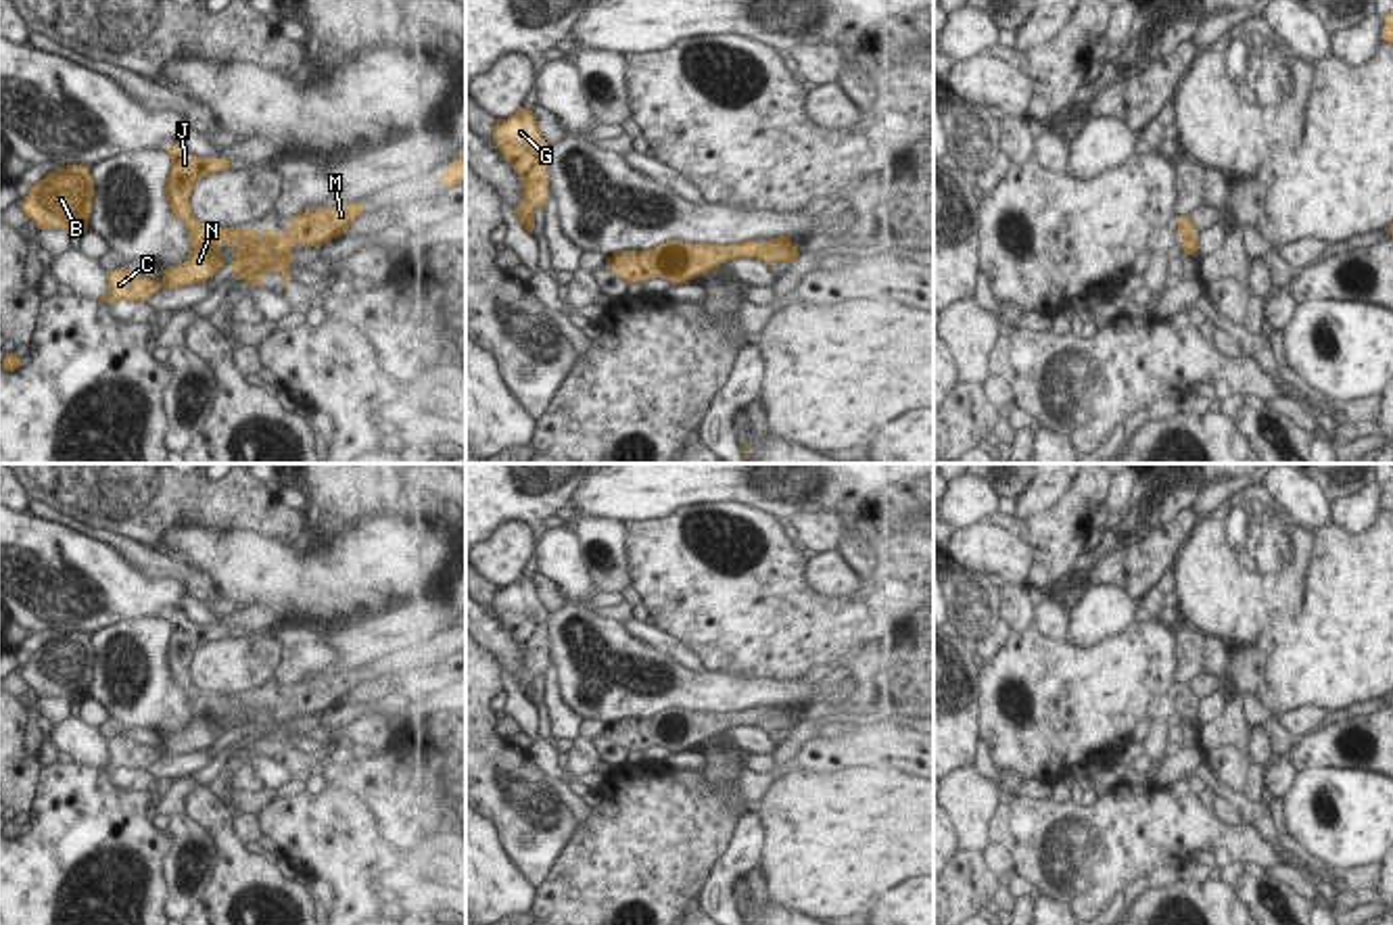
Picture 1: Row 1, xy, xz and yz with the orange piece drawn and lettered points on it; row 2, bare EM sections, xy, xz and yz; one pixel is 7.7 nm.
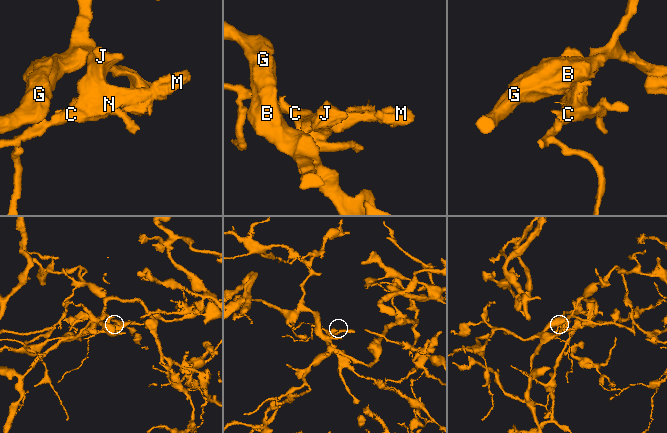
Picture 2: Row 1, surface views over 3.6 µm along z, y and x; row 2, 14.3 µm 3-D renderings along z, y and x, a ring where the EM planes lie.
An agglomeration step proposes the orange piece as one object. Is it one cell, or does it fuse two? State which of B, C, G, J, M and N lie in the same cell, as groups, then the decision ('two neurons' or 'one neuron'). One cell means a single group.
groups B C G J M N; one neuron

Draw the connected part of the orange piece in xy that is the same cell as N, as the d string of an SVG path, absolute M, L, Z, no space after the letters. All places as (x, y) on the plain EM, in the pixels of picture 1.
M178 610L167 616L171 637L167 643L167 670L171 683L178 685L190 704L190 722L180 735L161 737L163 750L136 743L134 739L119 735L107 741L109 762L98 766L100 770L113 768L148 768L157 758L184 756L211 748L226 729L219 725L221 714L234 714L232 725L234 741L230 745L244 748L246 752L265 754L263 741L280 739L282 754L292 745L288 741L292 716L315 714L330 710L349 697L349 693L363 681L365 670L349 670L332 677L305 677L288 689L286 699L265 697L234 697L213 691L200 691L192 685L190 662L194 654L217 639L228 639L228 624L194 624L186 612Z

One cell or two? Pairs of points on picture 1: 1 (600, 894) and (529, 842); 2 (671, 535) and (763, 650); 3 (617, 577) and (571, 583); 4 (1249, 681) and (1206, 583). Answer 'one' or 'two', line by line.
1: two
2: one
3: two
4: two

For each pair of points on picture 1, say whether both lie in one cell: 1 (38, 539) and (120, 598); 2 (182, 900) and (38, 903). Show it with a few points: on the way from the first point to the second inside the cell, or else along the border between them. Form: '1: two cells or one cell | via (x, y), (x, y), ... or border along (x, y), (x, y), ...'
1: one cell | via (59, 537), (99, 577)
2: two cells | border along (166, 850), (163, 903)

